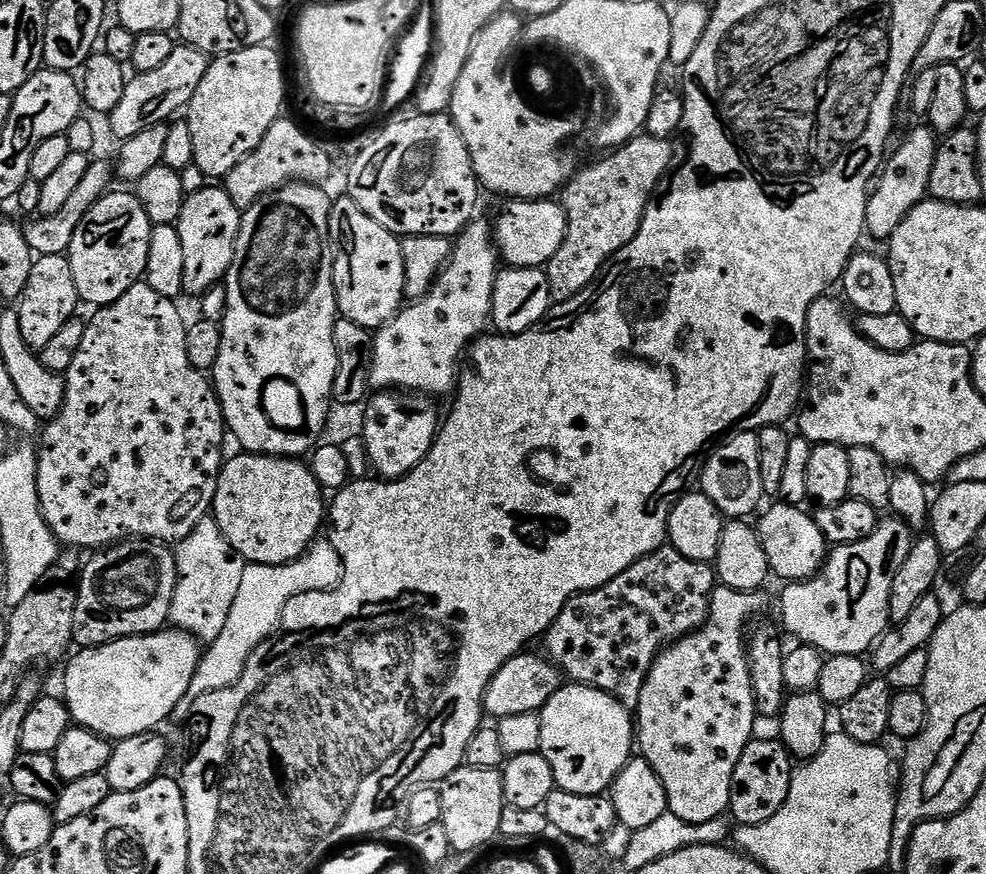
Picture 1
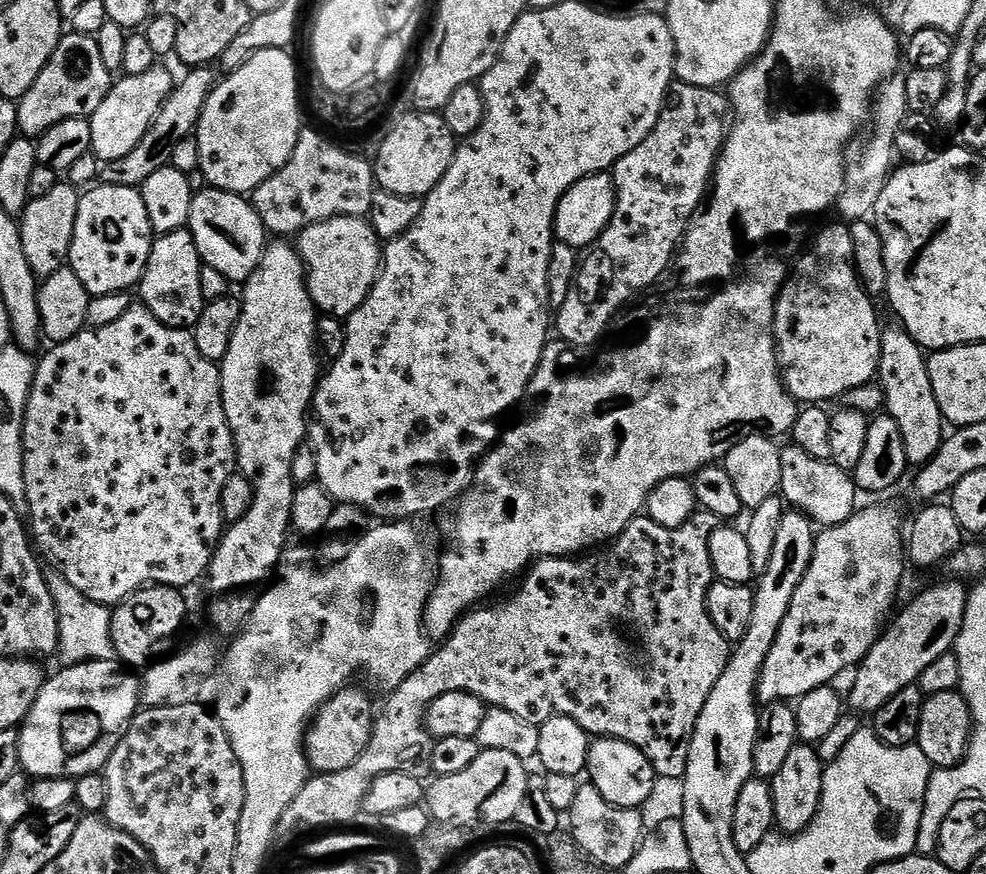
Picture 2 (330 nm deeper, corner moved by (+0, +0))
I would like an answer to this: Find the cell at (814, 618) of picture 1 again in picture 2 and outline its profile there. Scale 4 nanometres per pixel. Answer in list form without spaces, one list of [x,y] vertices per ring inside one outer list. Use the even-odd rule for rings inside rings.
[[[876,504],[873,508],[861,507],[851,518],[844,524],[839,524],[833,528],[825,528],[817,535],[816,545],[814,546],[814,554],[810,566],[806,570],[806,574],[802,578],[802,582],[798,586],[798,590],[794,590],[794,598],[790,602],[790,610],[786,610],[786,618],[780,627],[778,638],[774,638],[774,646],[770,650],[770,654],[766,654],[766,662],[764,669],[760,671],[760,680],[756,684],[756,695],[764,704],[775,704],[777,702],[795,702],[801,696],[810,694],[810,690],[818,690],[833,683],[835,676],[840,676],[844,671],[855,669],[860,661],[864,659],[869,650],[875,646],[877,640],[880,639],[881,628],[887,616],[888,610],[891,608],[892,599],[896,596],[896,591],[900,588],[900,579],[904,576],[904,564],[906,556],[906,540],[900,536],[900,512],[896,508],[891,508],[888,504]]]

